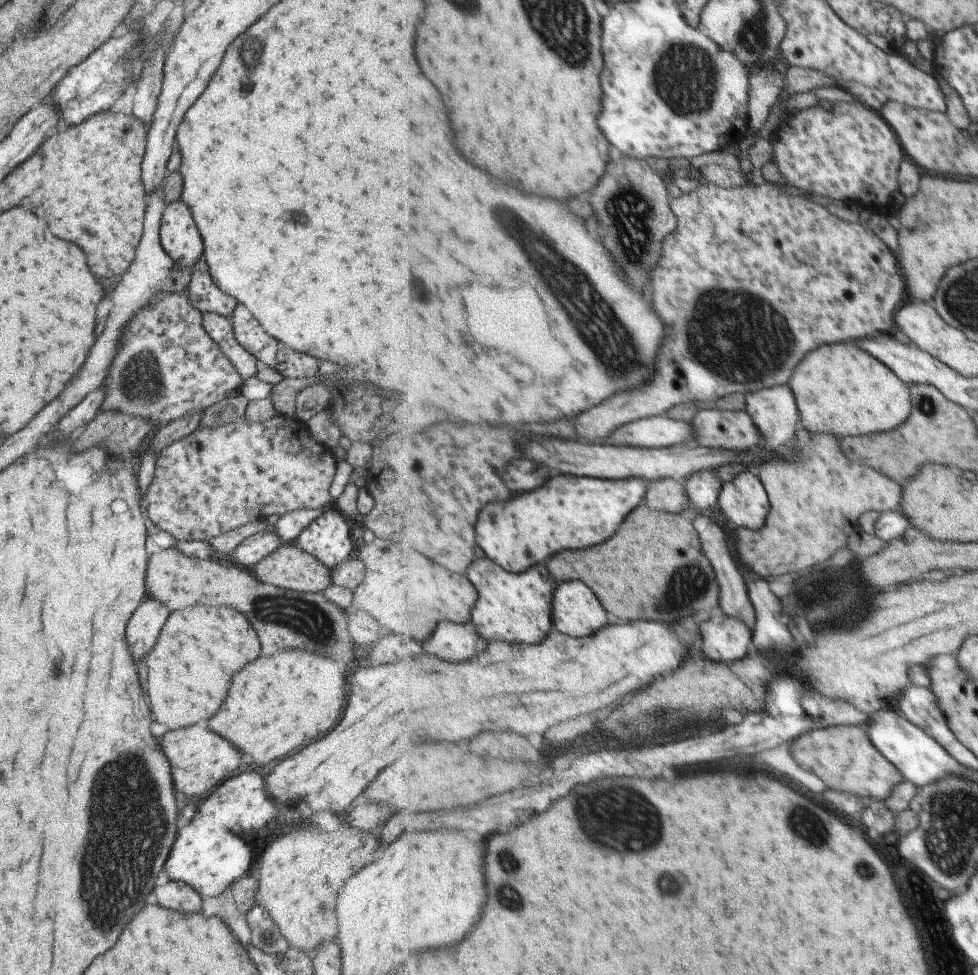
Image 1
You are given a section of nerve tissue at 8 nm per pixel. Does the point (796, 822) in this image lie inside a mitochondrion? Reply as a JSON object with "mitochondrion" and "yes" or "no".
{"mitochondrion":"yes"}

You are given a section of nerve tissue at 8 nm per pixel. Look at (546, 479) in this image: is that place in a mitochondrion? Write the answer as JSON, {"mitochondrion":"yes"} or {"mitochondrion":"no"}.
{"mitochondrion":"no"}

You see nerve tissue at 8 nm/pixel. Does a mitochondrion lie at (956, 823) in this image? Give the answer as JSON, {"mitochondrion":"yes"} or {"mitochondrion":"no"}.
{"mitochondrion":"yes"}

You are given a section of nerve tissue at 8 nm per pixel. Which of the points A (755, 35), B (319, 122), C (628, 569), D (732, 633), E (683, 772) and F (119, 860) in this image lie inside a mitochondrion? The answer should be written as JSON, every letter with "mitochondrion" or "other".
{"A":"mitochondrion","B":"other","C":"other","D":"other","E":"other","F":"mitochondrion"}

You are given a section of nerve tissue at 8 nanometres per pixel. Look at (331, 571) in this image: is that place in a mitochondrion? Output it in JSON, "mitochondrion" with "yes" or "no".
{"mitochondrion":"no"}

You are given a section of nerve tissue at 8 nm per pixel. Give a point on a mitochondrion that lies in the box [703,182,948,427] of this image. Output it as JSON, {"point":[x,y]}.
{"point":[926,405]}

